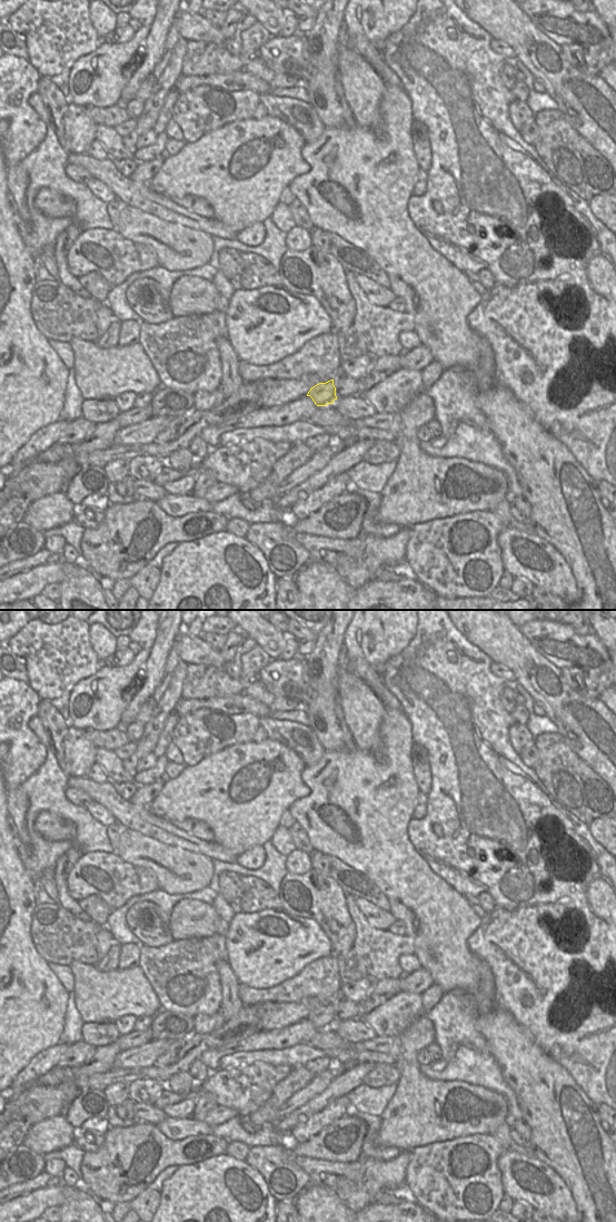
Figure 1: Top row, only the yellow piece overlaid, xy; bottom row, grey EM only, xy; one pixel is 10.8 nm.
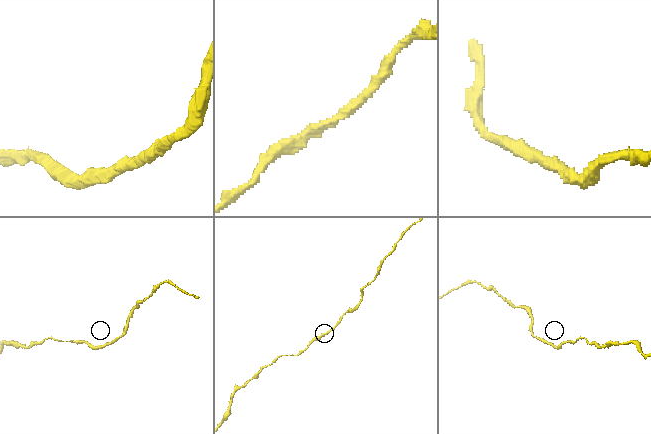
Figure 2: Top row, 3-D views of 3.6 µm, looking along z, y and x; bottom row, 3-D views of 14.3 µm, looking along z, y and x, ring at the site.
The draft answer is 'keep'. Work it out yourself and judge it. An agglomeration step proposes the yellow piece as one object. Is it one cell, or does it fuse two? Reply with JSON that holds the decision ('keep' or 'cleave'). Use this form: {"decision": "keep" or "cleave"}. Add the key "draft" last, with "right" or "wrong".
{"decision": "keep", "draft": "right"}

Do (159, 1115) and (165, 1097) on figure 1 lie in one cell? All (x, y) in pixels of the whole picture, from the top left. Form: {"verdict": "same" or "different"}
{"verdict": "different"}

